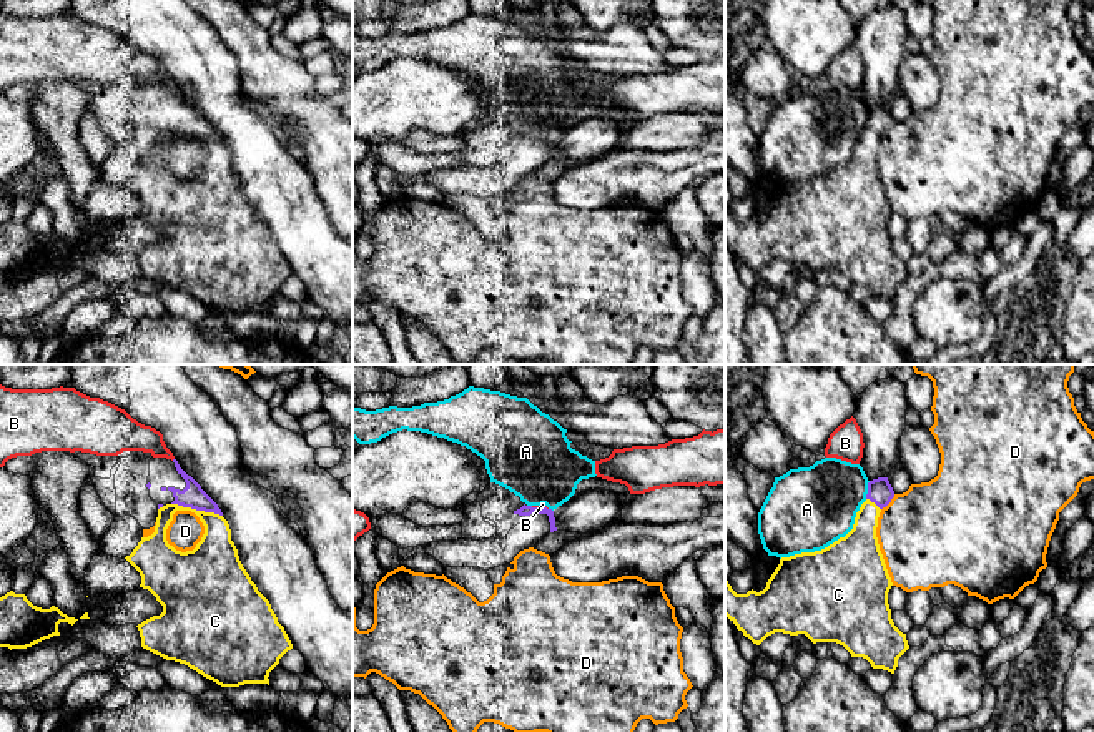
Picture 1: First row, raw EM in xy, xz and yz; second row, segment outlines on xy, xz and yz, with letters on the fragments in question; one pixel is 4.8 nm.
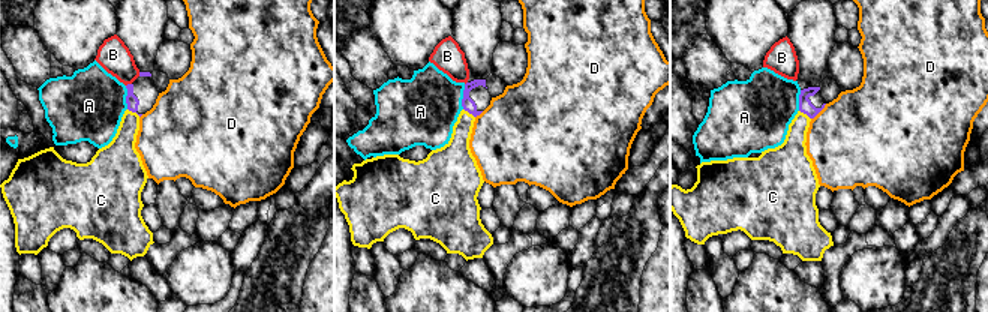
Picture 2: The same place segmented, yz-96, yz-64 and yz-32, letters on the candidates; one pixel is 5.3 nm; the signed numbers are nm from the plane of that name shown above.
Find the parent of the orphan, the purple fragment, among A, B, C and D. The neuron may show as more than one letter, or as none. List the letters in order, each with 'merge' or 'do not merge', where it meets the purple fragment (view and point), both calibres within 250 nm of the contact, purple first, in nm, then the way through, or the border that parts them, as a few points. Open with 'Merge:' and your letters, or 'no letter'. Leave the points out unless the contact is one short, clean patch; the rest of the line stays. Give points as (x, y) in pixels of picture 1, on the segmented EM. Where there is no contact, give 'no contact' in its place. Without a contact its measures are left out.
Merge: no letter
A: do not merge; contact yz (868, 489); calibres 120 and 360 nm
B: do not merge; contact xz (539, 508); calibres 50 and 20 nm
C: do not merge; contact xy (197, 509); calibres 110 and 220 nm
D: do not merge; contact yz (888, 503); calibres 120 and 480 nm

